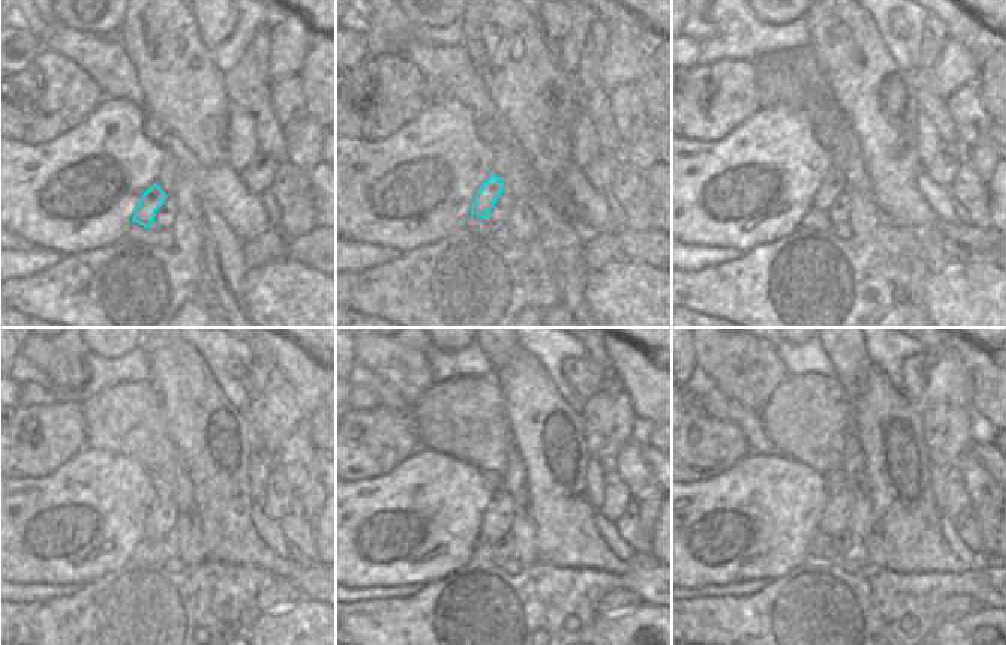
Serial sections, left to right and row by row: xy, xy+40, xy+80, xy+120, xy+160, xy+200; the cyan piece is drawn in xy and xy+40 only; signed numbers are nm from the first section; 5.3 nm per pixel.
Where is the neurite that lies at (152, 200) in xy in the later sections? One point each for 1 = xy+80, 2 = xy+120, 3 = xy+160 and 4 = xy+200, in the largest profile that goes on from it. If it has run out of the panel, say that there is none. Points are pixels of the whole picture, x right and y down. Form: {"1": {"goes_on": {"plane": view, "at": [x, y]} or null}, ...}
{"1": {"goes_on": {"plane": "xy+80", "at": [834, 183]}}, "2": {"goes_on": {"plane": "xy+120", "at": [162, 518]}}, "3": {"goes_on": {"plane": "xy+160", "at": [498, 519]}}, "4": {"goes_on": {"plane": "xy+200", "at": [835, 515]}}}

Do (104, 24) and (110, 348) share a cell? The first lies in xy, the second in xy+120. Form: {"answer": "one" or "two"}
{"answer": "one"}

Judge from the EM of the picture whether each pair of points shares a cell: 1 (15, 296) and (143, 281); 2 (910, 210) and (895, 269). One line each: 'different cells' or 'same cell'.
1: same cell
2: different cells

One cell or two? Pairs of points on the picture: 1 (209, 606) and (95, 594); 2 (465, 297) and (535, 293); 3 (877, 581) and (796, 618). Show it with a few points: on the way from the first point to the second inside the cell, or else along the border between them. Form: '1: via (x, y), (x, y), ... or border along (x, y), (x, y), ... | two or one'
1: via (180, 603), (123, 603) | one
2: via (483, 293), (517, 293) | one
3: via (858, 599), (844, 612), (826, 612), (817, 618) | one

